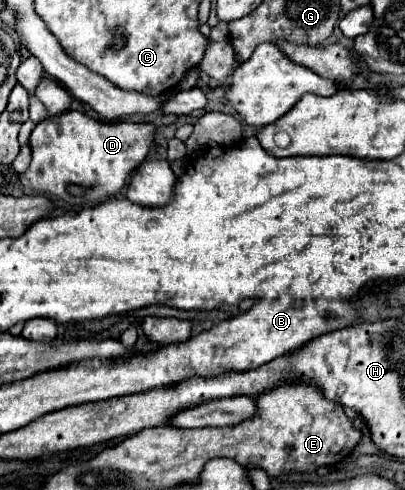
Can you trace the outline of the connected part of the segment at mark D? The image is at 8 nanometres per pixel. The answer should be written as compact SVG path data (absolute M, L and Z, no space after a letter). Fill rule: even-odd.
M64 111L40 121L30 135L32 161L20 183L36 193L54 195L72 205L98 205L114 197L142 163L142 123L104 123L80 111ZM68 183L90 187L84 197L66 193Z

